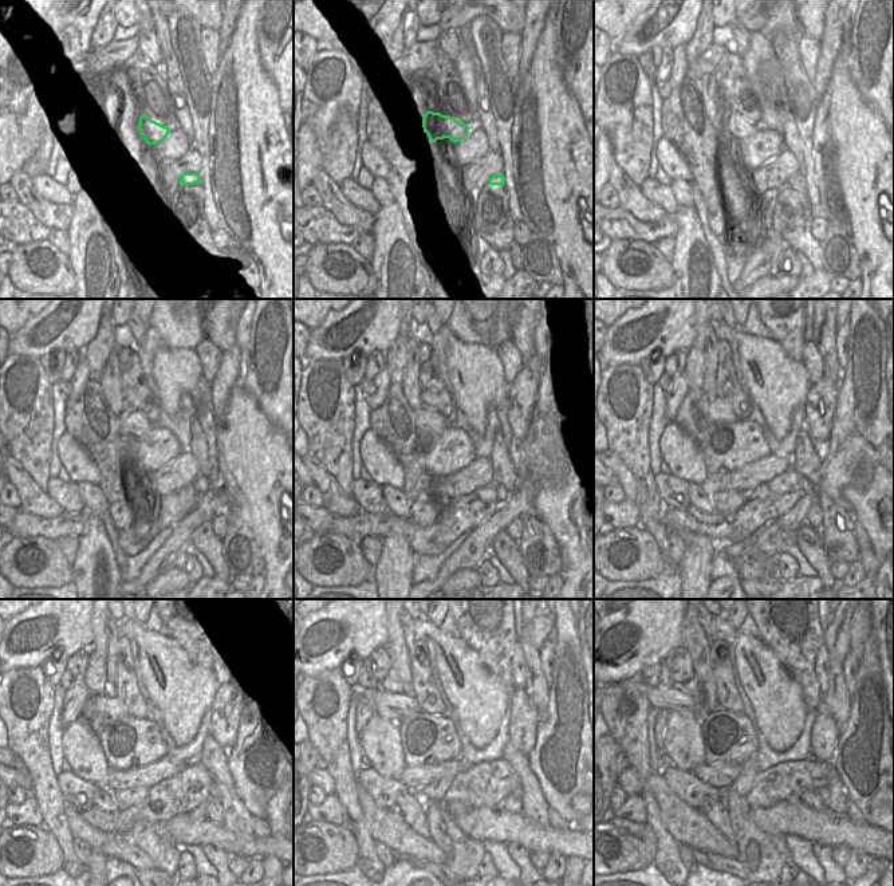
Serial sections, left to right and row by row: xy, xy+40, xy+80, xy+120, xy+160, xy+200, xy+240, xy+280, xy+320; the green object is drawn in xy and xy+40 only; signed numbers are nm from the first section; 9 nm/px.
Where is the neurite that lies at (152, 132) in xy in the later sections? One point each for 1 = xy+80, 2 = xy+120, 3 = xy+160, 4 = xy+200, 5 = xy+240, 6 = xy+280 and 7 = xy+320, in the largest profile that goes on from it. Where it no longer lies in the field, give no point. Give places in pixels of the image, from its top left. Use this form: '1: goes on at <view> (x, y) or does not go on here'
1: goes on at xy+80 (732, 123)
2: goes on at xy+120 (133, 422)
3: goes on at xy+160 (428, 420)
4: goes on at xy+200 (720, 412)
5: goes on at xy+240 (105, 704)
6: goes on at xy+280 (396, 707)
7: goes on at xy+320 (660, 697)

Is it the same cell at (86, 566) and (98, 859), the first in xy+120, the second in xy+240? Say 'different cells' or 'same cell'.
same cell

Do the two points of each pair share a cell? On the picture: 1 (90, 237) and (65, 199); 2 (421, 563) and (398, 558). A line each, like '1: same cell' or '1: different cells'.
1: different cells
2: different cells

